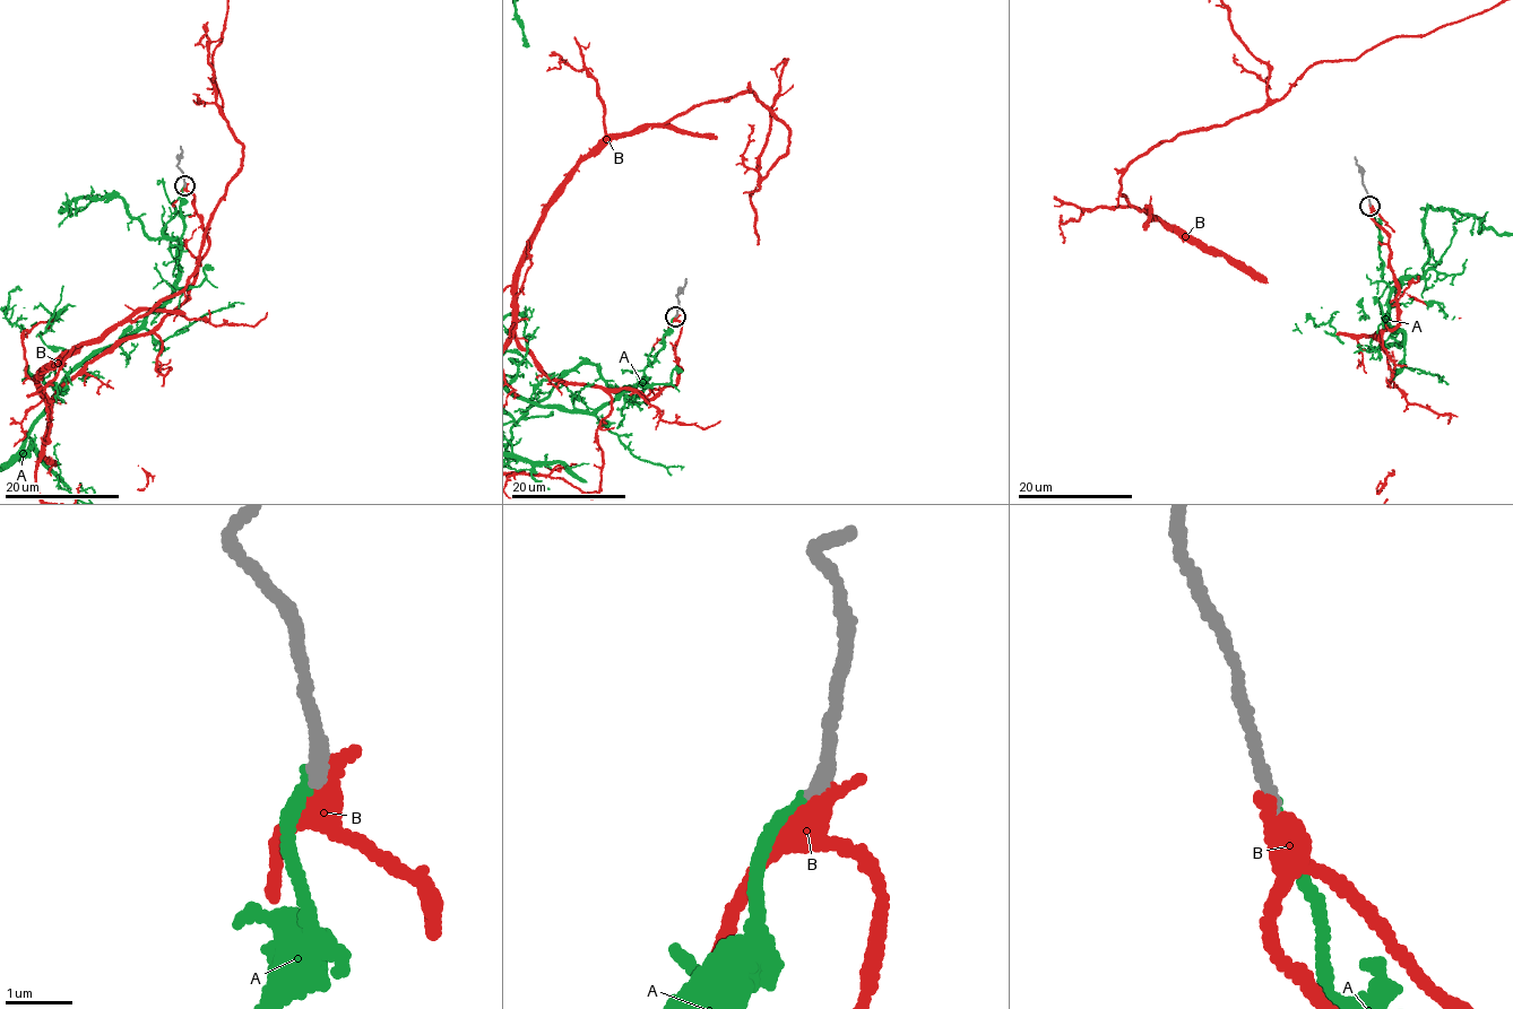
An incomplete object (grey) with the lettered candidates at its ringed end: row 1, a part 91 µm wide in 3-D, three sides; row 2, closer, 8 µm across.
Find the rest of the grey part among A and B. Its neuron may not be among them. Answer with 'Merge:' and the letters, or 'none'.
Merge: A

